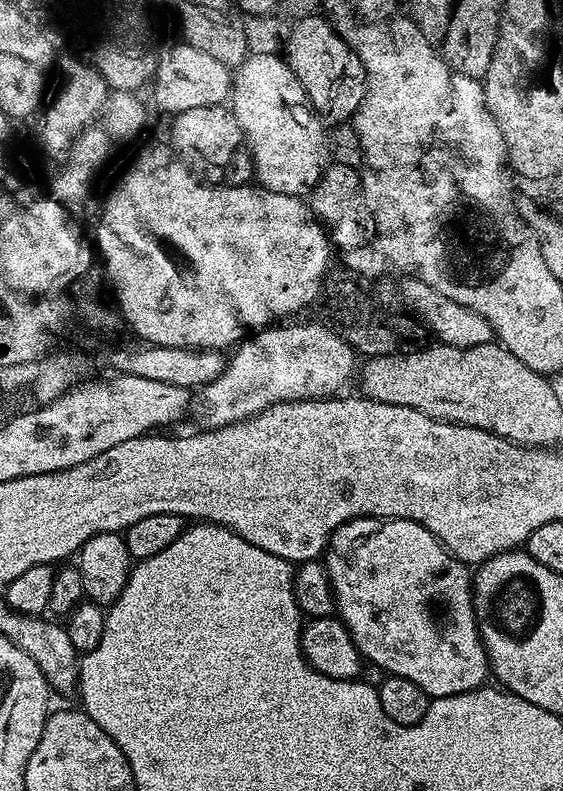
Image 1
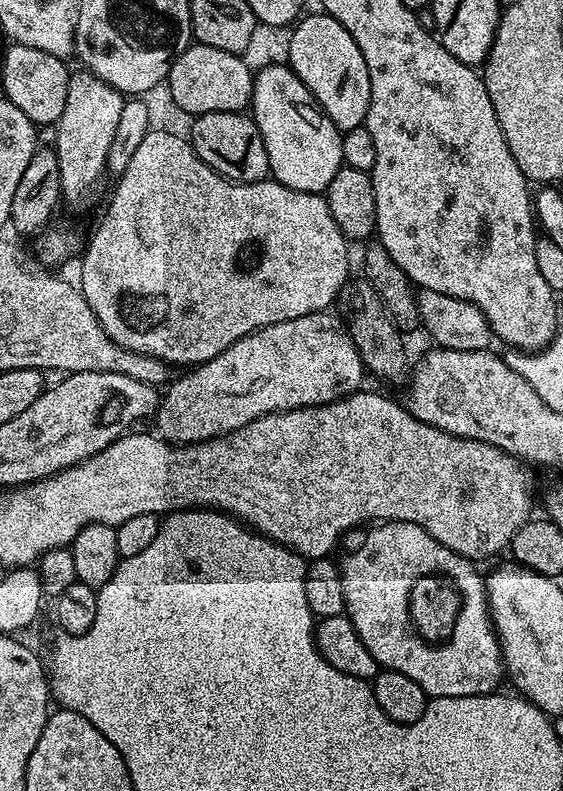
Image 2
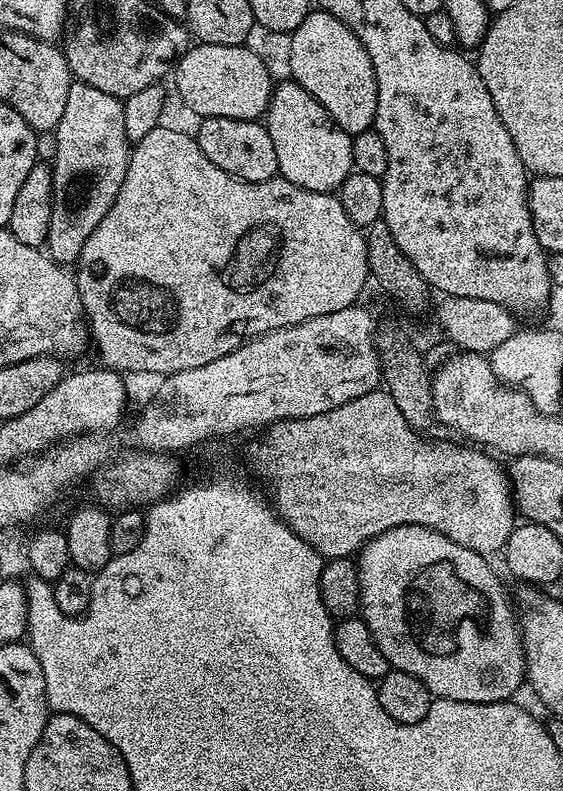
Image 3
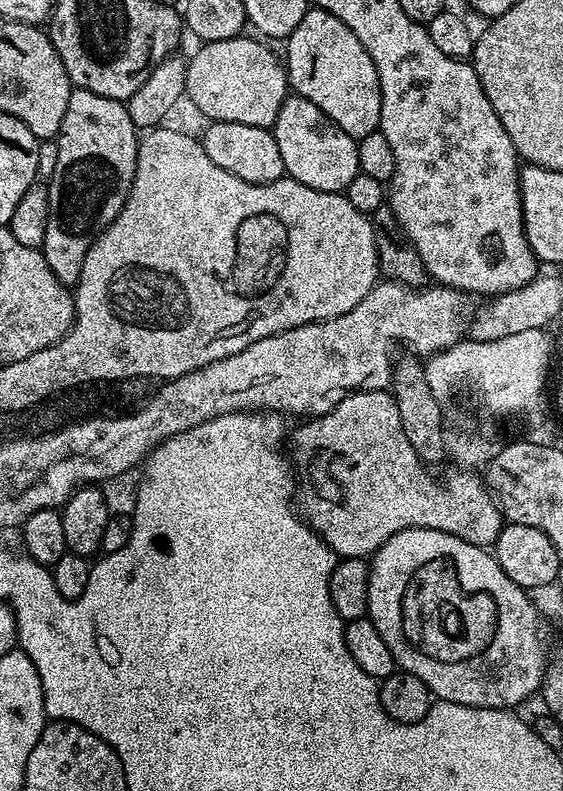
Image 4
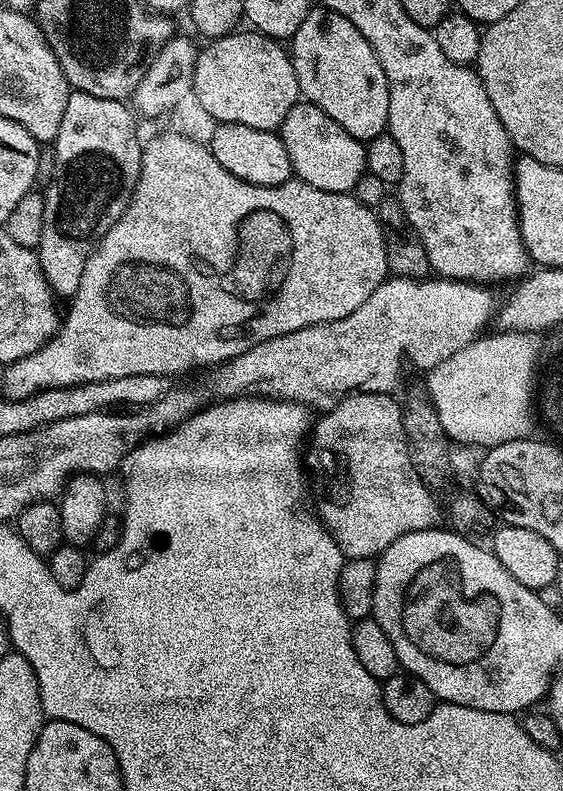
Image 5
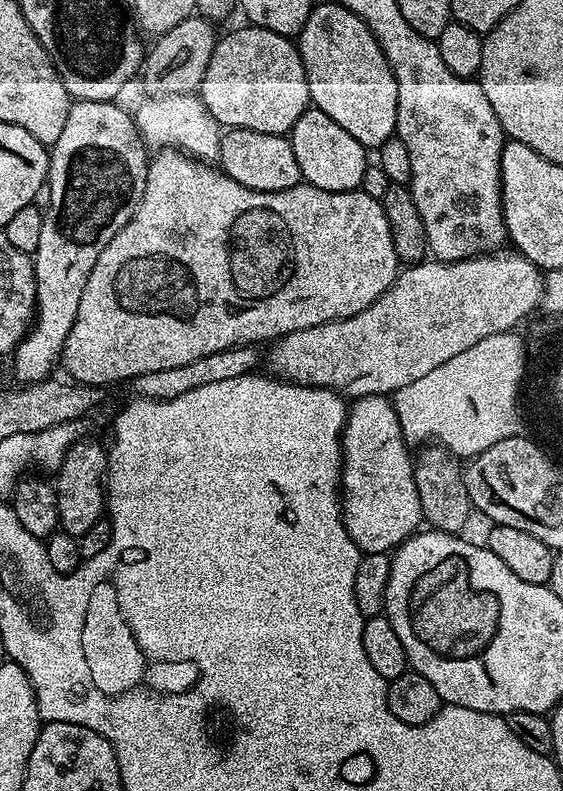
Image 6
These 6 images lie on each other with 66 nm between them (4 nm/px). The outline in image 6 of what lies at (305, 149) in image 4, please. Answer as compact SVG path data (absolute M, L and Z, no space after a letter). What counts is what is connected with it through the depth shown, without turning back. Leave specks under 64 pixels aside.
M314 106L308 107L298 122L294 122L290 139L303 183L331 192L355 192L360 188L364 172L370 167L369 153L357 140L350 138L346 130L342 130L330 114L322 114L322 110Z

